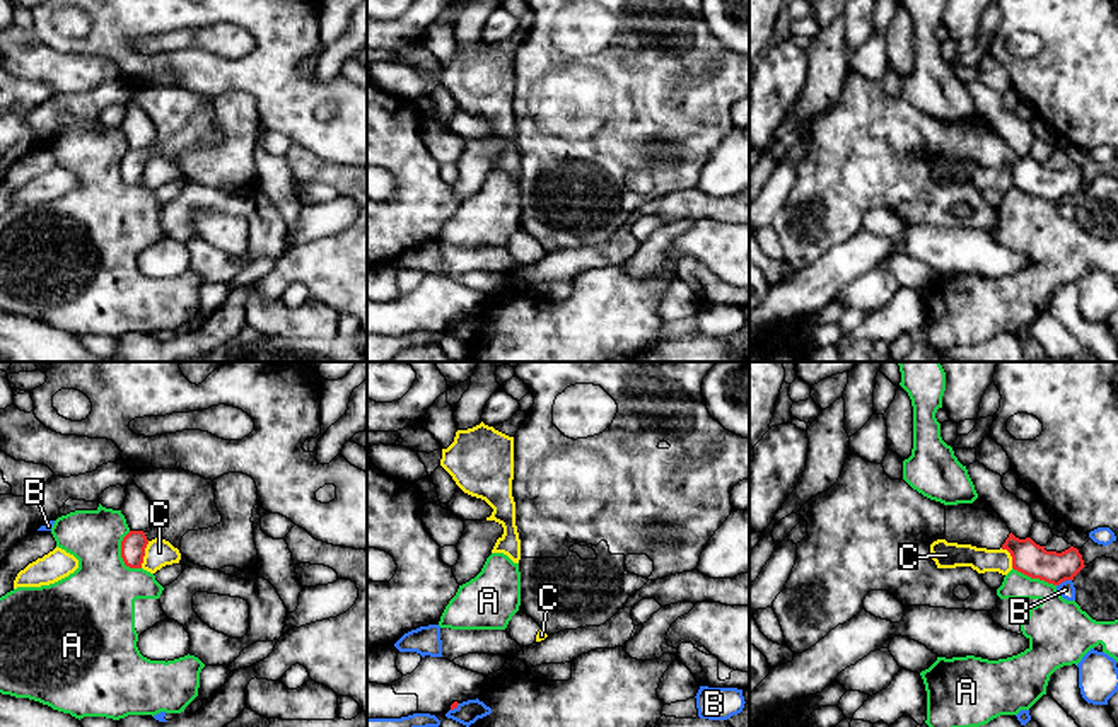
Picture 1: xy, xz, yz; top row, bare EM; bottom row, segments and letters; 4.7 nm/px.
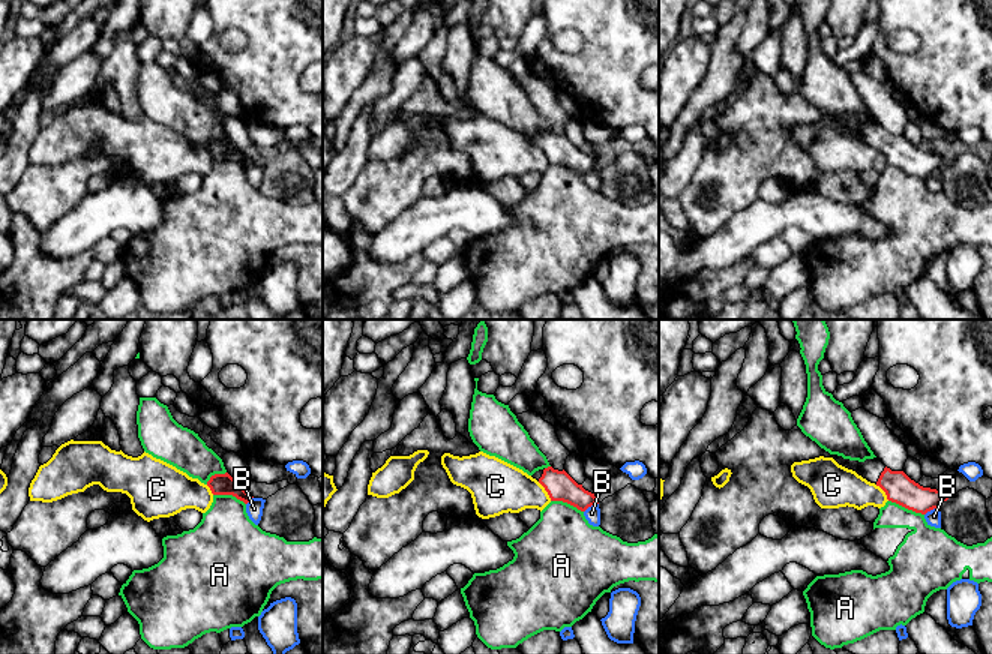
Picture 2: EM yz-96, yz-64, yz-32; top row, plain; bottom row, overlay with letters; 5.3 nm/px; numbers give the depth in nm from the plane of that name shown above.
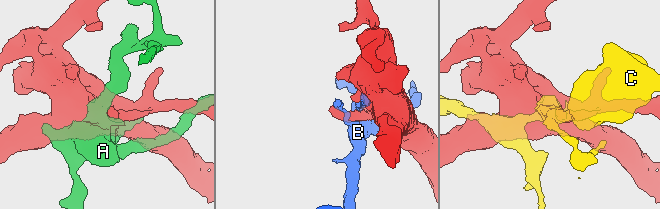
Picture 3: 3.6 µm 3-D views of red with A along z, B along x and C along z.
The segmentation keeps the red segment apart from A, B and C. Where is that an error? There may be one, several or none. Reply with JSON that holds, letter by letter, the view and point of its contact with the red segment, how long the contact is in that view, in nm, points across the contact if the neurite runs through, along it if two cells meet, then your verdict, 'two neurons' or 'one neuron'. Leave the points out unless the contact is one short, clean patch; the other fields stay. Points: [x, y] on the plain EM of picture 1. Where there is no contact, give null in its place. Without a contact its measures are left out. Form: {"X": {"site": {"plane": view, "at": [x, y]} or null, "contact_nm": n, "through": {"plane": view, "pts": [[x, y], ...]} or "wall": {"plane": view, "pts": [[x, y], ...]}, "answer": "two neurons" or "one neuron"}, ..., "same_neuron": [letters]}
{"A": {"site": {"plane": "xy", "at": [122, 173]}, "contact_nm": 190, "answer": "two neurons"}, "B": {"site": {"plane": "yz", "at": [1064, 198]}, "contact_nm": 80, "answer": "two neurons"}, "C": {"site": {"plane": "xy", "at": [144, 173]}, "contact_nm": 130, "wall": {"plane": "xy", "pts": [[149, 159], [140, 185]]}, "answer": "two neurons"}, "same_neuron": []}

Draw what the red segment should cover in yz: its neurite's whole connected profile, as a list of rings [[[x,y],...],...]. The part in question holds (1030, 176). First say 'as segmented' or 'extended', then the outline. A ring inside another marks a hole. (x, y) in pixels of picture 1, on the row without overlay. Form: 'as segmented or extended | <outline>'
extended | [[[850,70],[845,77],[838,99],[826,109],[807,118],[801,126],[801,137],[807,140],[807,154],[797,160],[797,177],[785,206],[773,218],[773,229],[780,239],[785,263],[794,271],[802,271],[814,265],[838,242],[850,239],[864,227],[864,217],[871,208],[888,208],[903,224],[930,224],[946,227],[992,229],[997,225],[997,208],[990,206],[981,191],[971,184],[939,186],[932,177],[930,162],[937,157],[947,160],[971,162],[987,167],[1007,167],[1012,174],[1012,186],[1053,203],[1060,203],[1086,184],[1077,166],[1057,171],[1046,169],[1031,155],[1016,155],[1000,133],[983,118],[973,121],[944,123],[913,108],[905,97],[891,97],[882,82],[869,80]],[[958,203],[966,203],[971,213],[959,218],[954,213]]]

